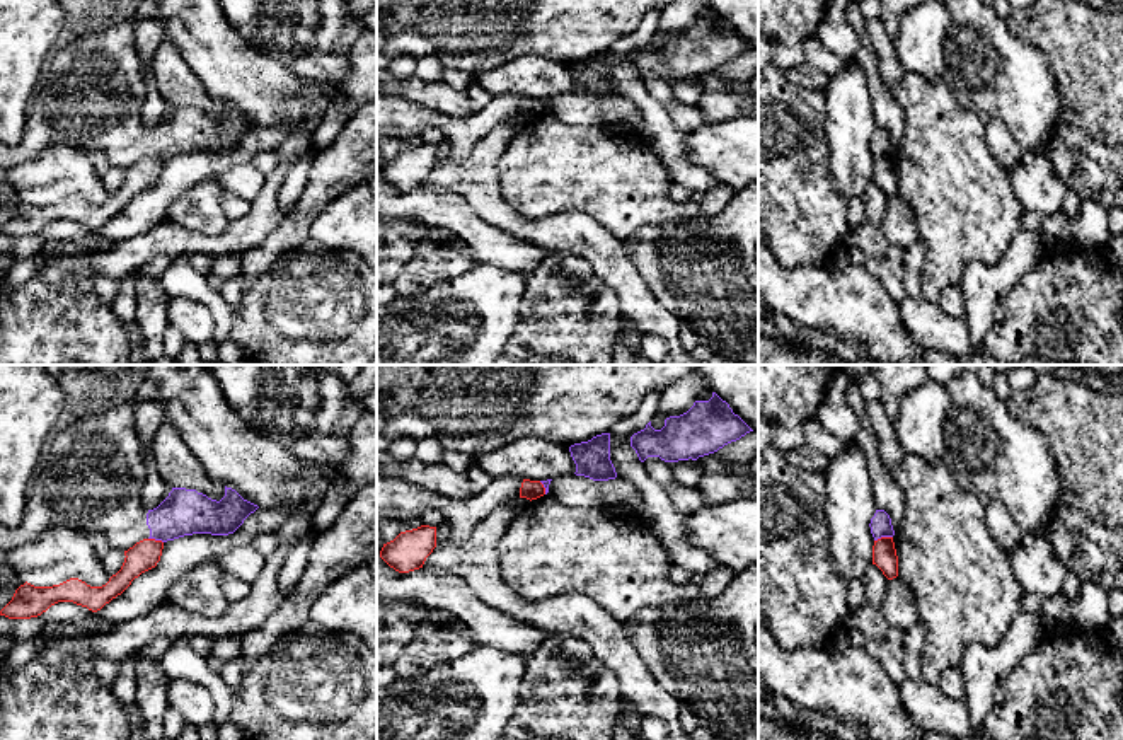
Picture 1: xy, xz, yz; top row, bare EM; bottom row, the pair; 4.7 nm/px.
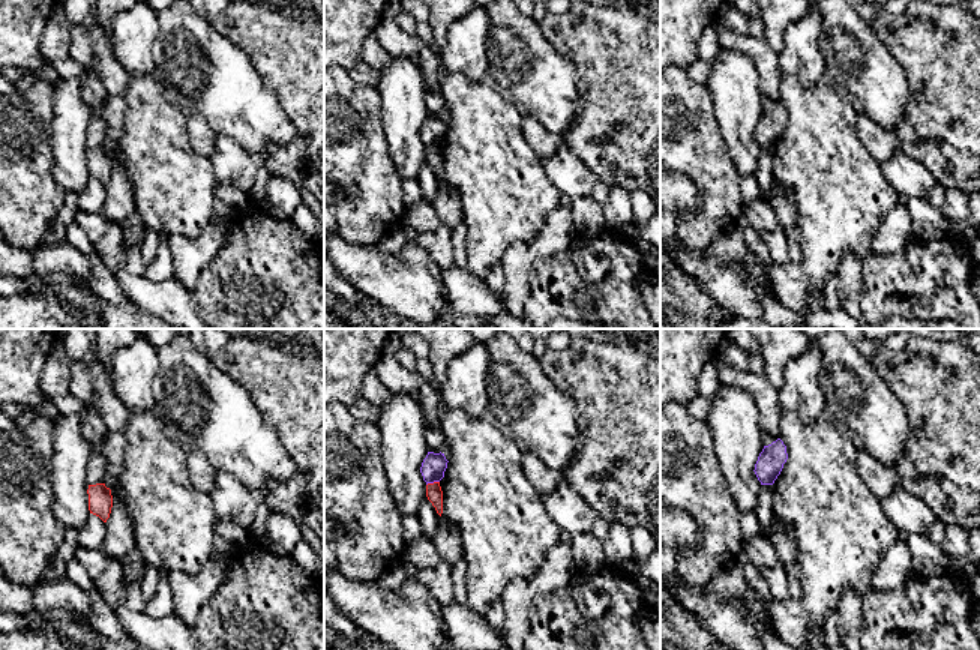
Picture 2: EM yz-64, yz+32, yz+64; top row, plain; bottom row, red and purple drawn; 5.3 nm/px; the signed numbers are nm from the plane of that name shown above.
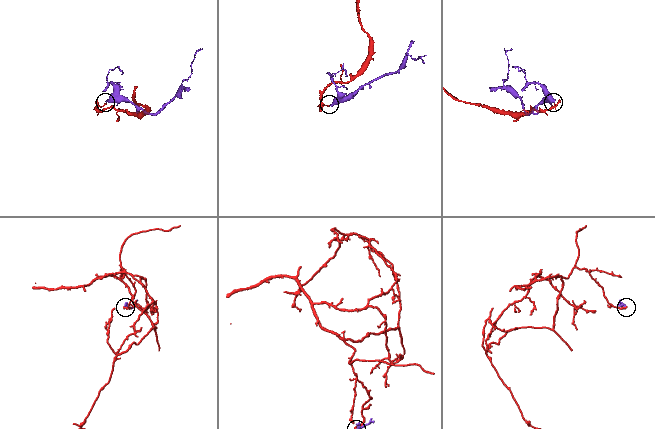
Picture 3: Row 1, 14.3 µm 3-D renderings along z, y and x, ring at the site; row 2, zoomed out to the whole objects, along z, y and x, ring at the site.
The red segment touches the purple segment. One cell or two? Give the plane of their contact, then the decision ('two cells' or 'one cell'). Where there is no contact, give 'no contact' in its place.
yz | two cells

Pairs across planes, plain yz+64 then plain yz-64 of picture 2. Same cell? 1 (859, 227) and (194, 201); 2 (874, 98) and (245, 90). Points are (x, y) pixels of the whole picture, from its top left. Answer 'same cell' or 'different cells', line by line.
1: same cell
2: same cell

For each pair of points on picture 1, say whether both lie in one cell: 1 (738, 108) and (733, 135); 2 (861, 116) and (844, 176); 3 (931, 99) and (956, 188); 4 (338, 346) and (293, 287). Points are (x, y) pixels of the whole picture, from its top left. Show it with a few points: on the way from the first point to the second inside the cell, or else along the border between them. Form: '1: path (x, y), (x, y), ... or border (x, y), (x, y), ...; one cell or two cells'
1: border (740, 115), (730, 120), (704, 123); two cells
2: path (849, 132), (849, 161); one cell
3: path (936, 121), (943, 137), (944, 166); one cell
4: path (326, 331), (316, 321), (309, 302); one cell

